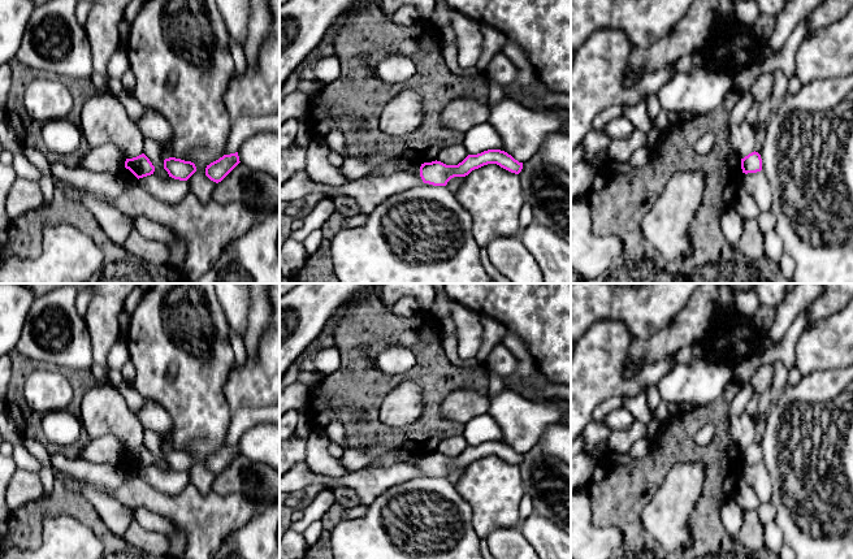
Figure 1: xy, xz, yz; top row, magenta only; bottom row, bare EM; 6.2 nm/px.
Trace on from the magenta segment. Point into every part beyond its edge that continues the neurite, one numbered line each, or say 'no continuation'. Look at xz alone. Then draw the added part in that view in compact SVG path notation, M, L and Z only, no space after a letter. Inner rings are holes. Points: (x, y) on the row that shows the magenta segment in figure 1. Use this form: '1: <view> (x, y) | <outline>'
no continuation

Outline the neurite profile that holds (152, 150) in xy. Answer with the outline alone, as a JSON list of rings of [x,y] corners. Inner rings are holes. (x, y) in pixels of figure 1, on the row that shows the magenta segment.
[[[144,136],[143,139],[143,153],[150,159],[155,166],[153,174],[161,178],[169,177],[168,172],[164,169],[163,147],[152,138]]]

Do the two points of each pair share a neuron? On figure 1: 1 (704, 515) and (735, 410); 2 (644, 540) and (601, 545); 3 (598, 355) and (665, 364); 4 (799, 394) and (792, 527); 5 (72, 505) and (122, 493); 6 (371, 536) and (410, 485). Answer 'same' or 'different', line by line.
1: different
2: different
3: same
4: same
5: different
6: same

